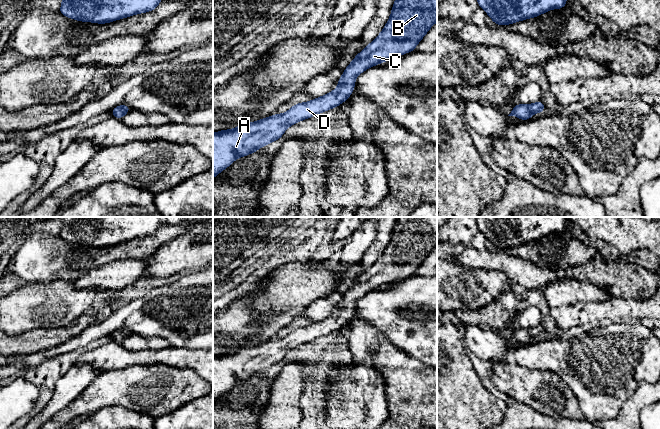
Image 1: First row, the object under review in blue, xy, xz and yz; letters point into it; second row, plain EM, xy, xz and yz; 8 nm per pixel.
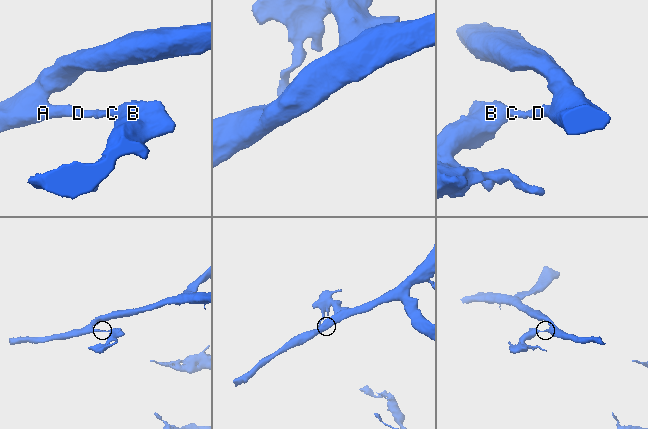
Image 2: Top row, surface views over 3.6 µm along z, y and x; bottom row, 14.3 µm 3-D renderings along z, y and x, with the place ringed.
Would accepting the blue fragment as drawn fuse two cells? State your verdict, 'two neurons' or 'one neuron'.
one neuron

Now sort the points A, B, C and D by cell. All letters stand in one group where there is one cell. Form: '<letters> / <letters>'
A B C D

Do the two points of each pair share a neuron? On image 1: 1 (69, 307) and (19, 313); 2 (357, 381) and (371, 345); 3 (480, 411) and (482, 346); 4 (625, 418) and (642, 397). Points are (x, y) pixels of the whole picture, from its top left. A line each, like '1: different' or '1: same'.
1: same
2: different
3: same
4: same

